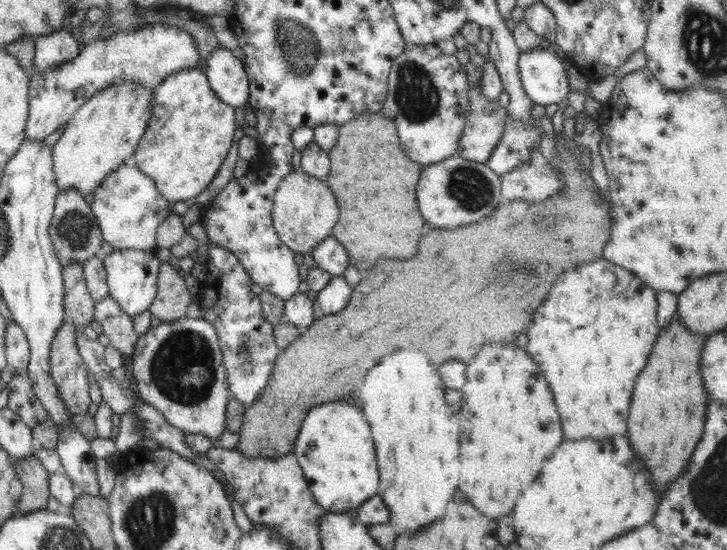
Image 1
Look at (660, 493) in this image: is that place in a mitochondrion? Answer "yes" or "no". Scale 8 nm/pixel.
no

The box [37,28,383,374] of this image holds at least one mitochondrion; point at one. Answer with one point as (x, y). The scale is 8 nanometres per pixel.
(75, 229)

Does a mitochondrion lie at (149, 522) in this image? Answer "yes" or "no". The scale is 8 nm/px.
yes

